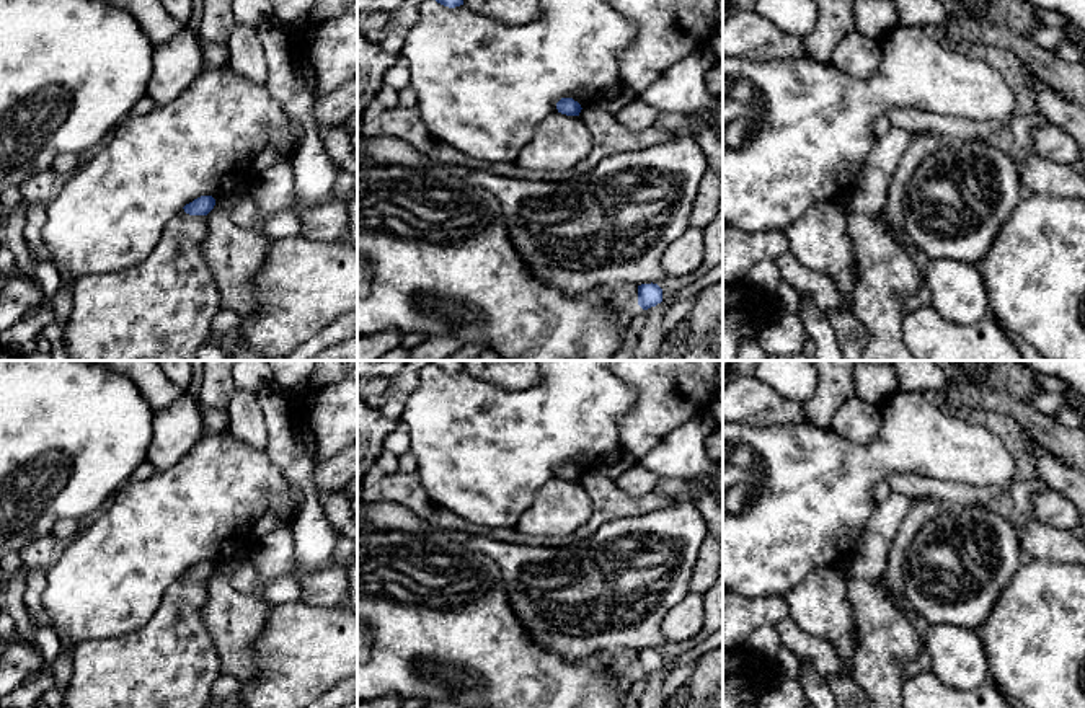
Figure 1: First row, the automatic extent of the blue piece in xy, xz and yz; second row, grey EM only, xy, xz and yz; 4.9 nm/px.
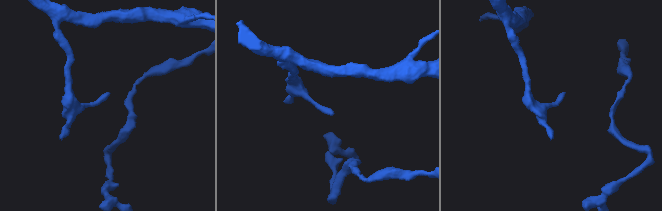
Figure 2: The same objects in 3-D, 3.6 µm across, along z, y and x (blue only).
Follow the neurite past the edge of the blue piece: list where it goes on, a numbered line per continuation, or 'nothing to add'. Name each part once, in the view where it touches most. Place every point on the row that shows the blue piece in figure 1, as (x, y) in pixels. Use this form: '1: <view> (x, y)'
nothing to add

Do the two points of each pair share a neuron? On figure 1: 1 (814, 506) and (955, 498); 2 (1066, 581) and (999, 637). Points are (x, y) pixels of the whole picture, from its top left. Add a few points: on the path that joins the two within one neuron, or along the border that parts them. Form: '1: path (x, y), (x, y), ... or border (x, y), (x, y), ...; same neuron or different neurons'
1: border (904, 472), (956, 480), (979, 488); different neurons
2: path (1049, 597), (1015, 632); same neuron

